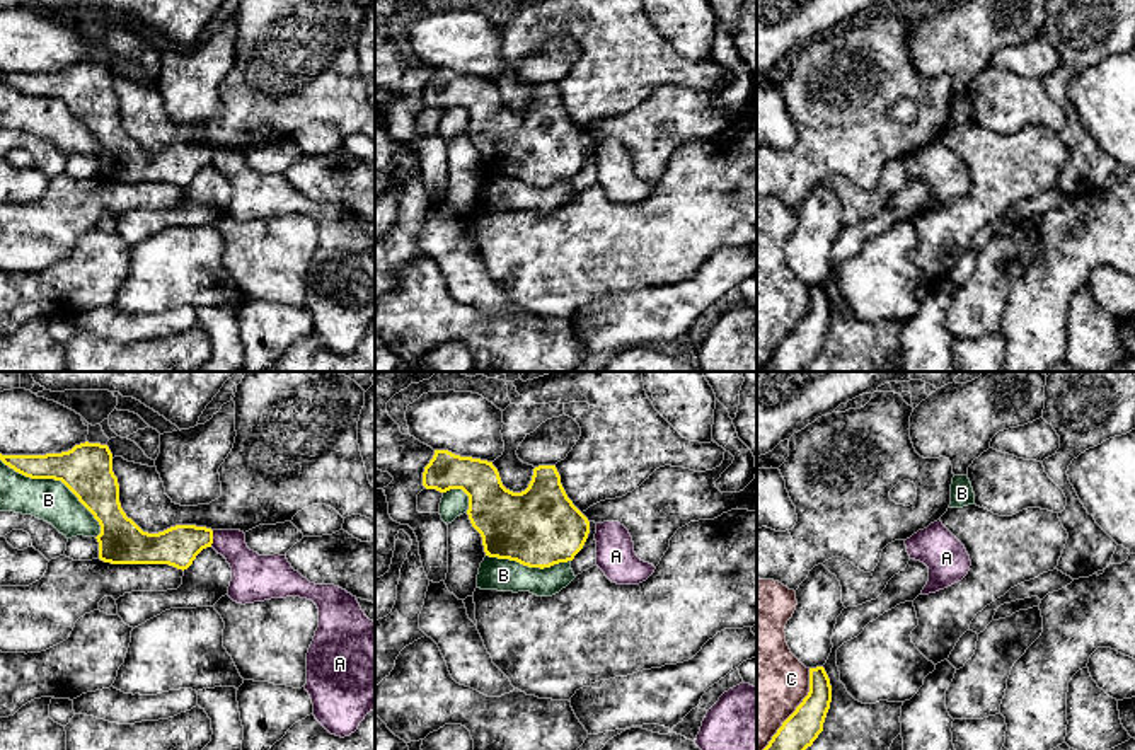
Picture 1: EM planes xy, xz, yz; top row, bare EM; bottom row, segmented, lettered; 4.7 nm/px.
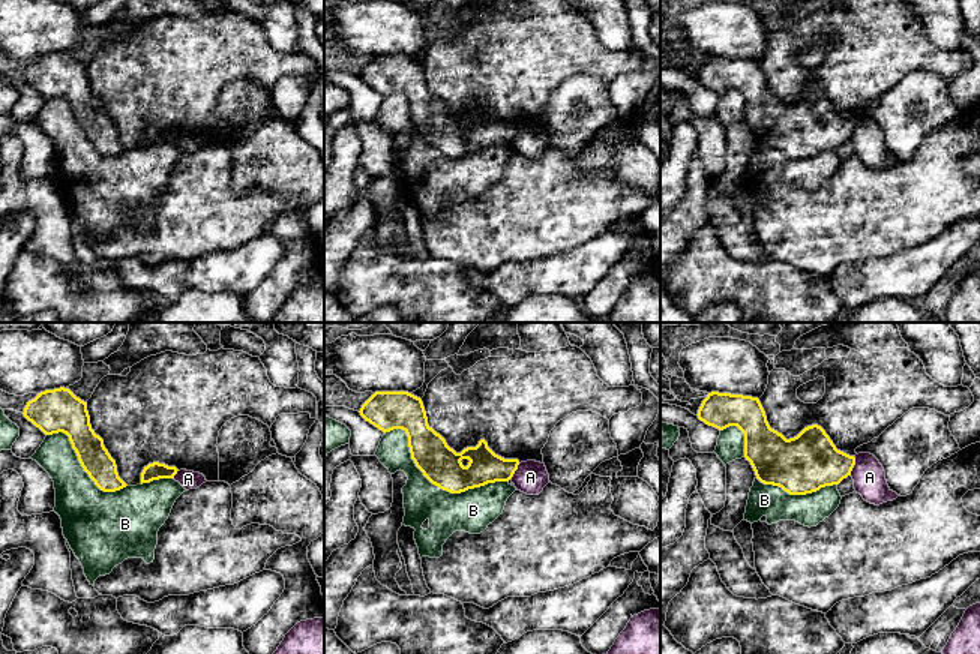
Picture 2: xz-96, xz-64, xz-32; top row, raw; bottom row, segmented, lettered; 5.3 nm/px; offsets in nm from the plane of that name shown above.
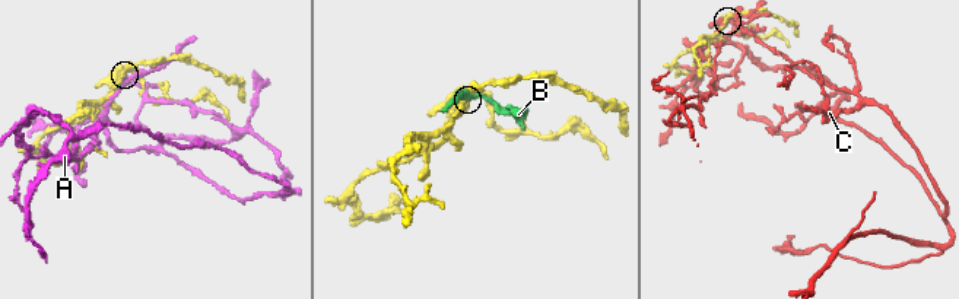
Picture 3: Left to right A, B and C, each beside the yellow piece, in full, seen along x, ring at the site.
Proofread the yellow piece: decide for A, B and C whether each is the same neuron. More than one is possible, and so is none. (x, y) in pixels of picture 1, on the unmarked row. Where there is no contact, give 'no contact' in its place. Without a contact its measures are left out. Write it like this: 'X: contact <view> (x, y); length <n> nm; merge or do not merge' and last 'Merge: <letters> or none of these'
A: contact xy (212, 157); length 80 nm; do not merge
B: contact xy (57, 98); length 600 nm; do not merge
C: contact yz (795, 329); length 460 nm; do not merge
Merge: none of these

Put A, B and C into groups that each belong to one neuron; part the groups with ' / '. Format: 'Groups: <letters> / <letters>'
Groups: A / B / C

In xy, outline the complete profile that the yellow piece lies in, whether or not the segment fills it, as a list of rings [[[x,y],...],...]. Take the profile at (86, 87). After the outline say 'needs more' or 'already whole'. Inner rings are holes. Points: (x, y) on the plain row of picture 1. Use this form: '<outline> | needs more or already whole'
[[[80,61],[68,70],[46,73],[2,73],[0,78],[31,97],[61,99],[101,143],[99,177],[111,182],[169,182],[187,188],[196,174],[213,162],[213,148],[196,143],[176,143],[158,152],[143,150],[121,126],[119,102],[112,90],[112,72],[107,63]]] | already whole

